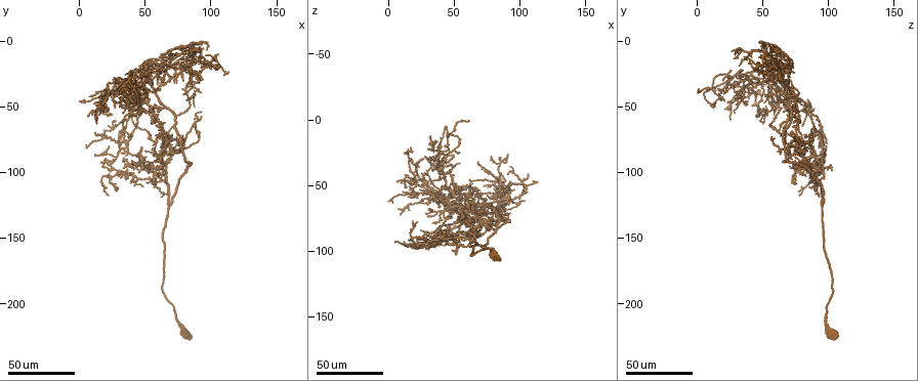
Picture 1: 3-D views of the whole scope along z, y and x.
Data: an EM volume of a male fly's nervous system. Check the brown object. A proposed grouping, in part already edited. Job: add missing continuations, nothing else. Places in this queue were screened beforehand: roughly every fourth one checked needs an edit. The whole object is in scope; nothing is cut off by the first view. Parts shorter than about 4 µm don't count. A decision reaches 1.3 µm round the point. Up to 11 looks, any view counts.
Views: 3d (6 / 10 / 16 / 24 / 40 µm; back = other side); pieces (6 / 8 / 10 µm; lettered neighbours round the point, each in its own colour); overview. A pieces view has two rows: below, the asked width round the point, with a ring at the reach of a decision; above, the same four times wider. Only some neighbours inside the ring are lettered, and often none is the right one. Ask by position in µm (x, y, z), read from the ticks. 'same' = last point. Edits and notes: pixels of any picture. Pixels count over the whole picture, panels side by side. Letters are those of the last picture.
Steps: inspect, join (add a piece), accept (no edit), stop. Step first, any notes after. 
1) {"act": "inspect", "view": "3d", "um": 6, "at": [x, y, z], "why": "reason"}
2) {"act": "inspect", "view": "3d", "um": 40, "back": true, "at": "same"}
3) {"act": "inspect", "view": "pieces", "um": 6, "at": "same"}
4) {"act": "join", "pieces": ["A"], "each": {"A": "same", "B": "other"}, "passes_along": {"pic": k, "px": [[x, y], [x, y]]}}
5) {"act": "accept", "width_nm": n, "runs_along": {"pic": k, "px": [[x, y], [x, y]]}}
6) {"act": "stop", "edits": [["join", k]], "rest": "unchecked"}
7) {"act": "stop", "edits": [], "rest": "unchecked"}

{"act": "inspect", "view": "3d", "um": 40, "at": [92, 12, 48]}

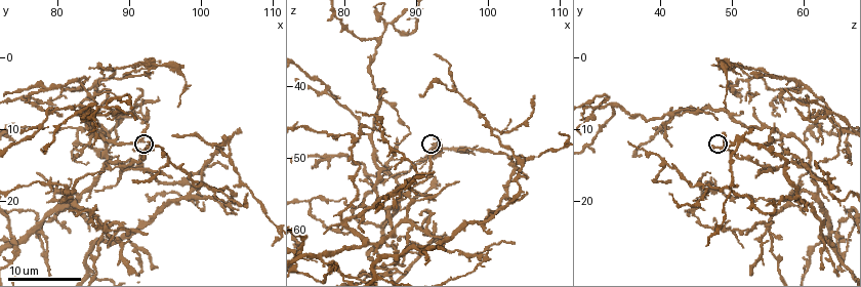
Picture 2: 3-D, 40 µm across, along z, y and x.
{"act": "inspect", "view": "pieces", "um": 10, "at": [92.5, 12.5, 47.0]}

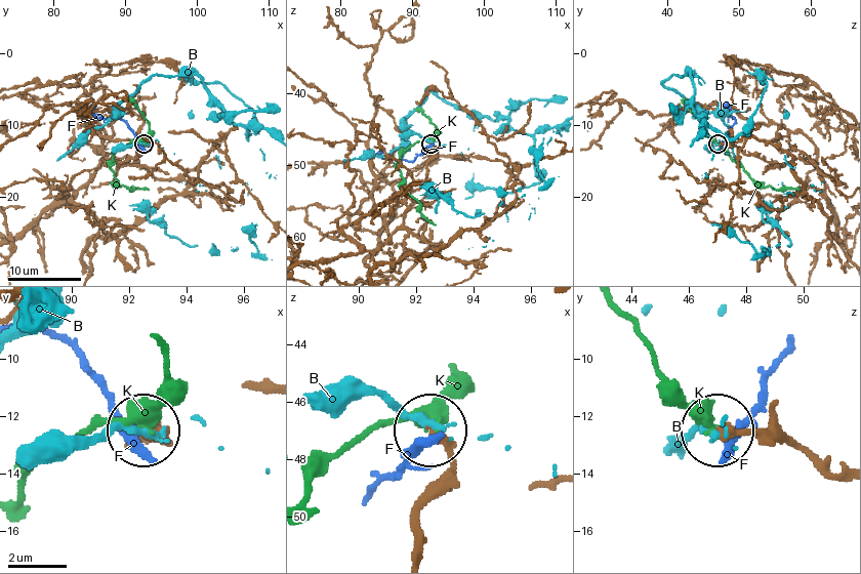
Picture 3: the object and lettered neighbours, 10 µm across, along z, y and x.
{"act": "accept", "each": {"B": "other", "F": "other", "K": "other"}, "runs_along": {"pic": 3, "px": [[837, 473], [786, 444], [723, 432]]}, "found": "none of them fits"}

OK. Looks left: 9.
{"act": "inspect", "view": "3d", "um": 24, "at": [92, 30, 52], "why": "branch stops here"}

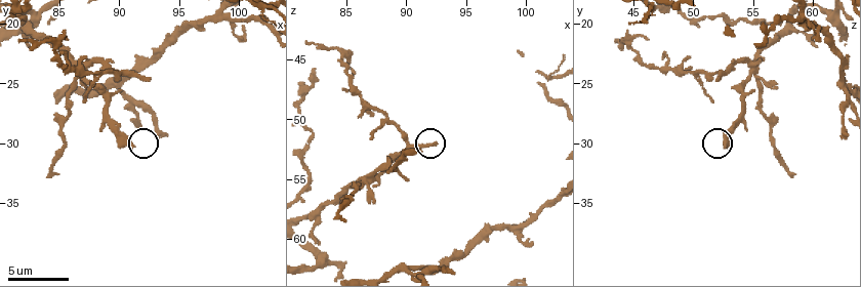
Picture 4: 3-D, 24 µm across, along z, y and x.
{"act": "inspect", "view": "pieces", "um": 6, "at": [91.0, 30.2, 52.8]}

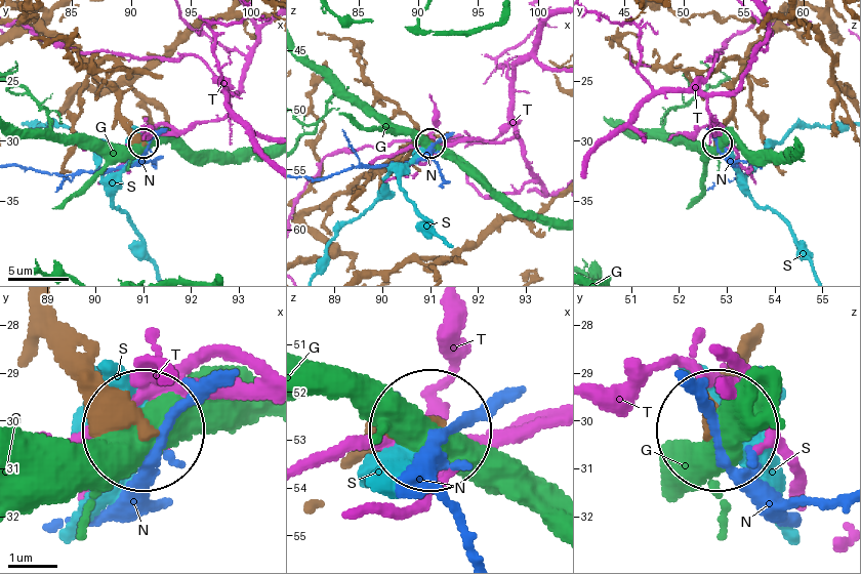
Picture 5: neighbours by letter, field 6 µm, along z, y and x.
{"act": "accept", "each": {"G": "other", "N": "other", "S": "other", "T": "other"}, "runs_along": {"pic": 5, "px": [[45, 308], [57, 344], [139, 426]]}, "found": "no lettered piece goes on from it"}

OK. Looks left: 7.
{"act": "inspect", "view": "3d", "um": 10, "at": [92.5, 12.0, 36.0], "why": "free end"}

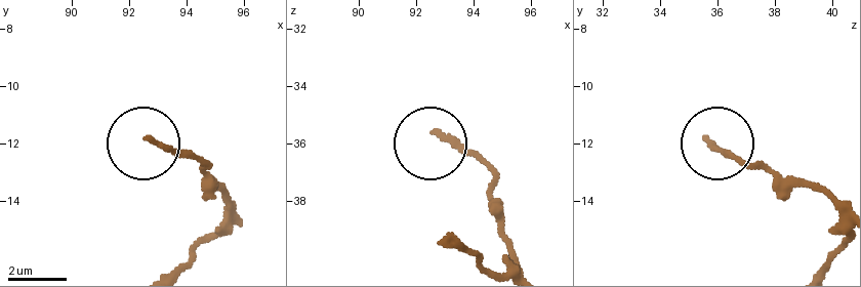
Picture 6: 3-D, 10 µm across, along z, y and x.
{"act": "inspect", "view": "pieces", "um": 8, "at": [92.7, 11.9, 35.6]}

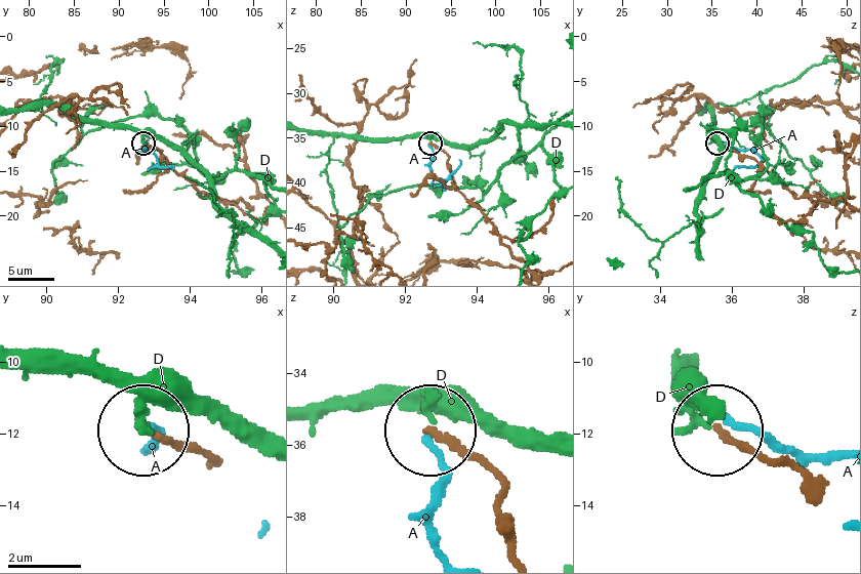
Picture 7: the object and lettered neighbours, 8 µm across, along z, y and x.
{"act": "accept", "each": {"A": "other", "D": "other"}, "runs_along": {"pic": 7, "px": [[517, 548], [495, 476], [437, 433]]}, "found": "no lettered piece goes on from it"}

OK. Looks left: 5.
{"act": "inspect", "view": "pieces", "um": 10, "at": [94.0, 5.5, 60.5]}

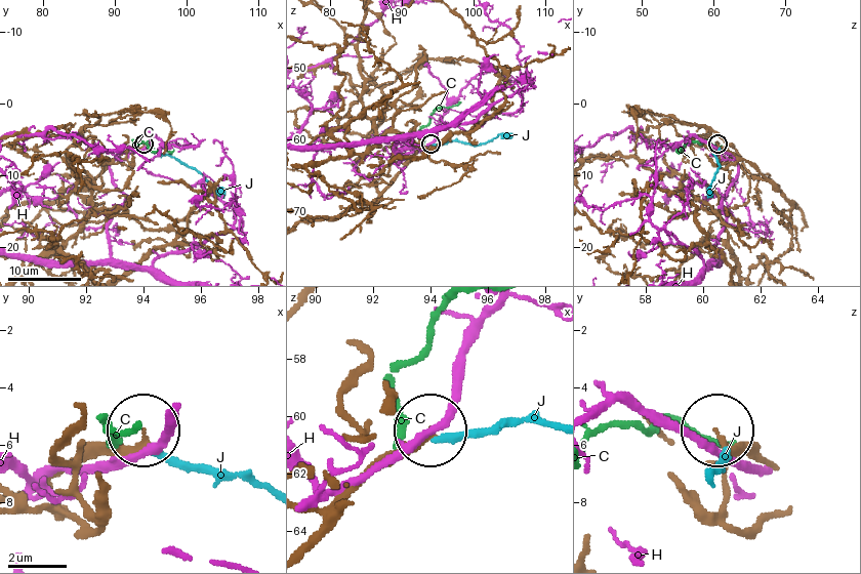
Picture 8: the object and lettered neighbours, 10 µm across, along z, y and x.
{"act": "accept", "each": {"C": "other", "H": "other", "J": "other"}, "runs_along": {"pic": 8, "px": [[771, 468], [718, 428]]}, "found": "no lettered piece goes on from it"}

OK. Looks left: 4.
{"act": "inspect", "view": "3d", "um": 24, "at": [10, 48, 54], "why": "an open end"}

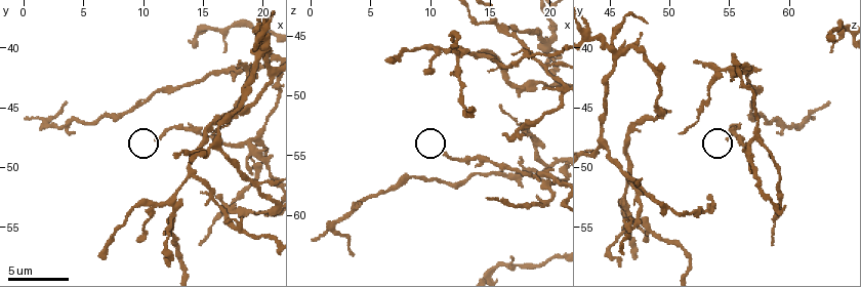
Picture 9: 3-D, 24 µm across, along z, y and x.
{"act": "inspect", "view": "pieces", "um": 8, "at": [11.0, 47.8, 54.8], "why": "see the neighbours"}

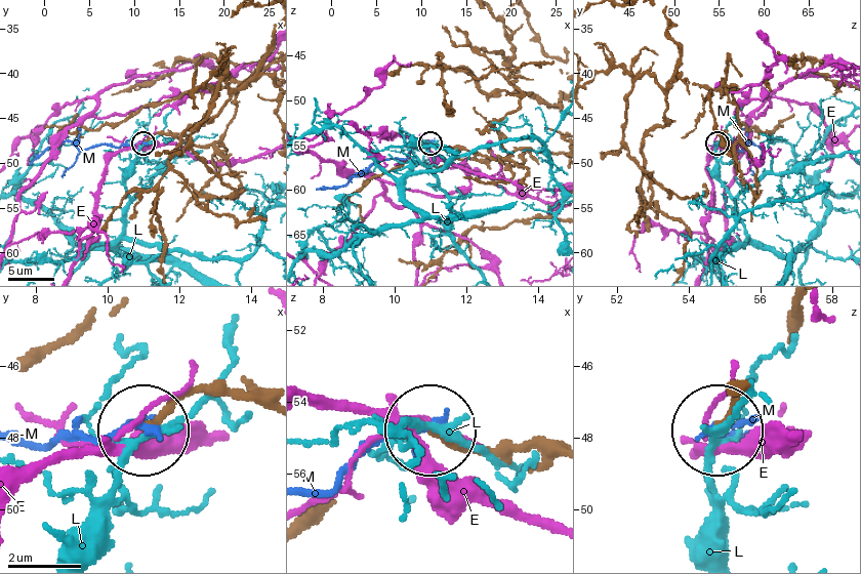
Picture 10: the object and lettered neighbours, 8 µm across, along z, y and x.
{"act": "accept", "width_nm": 170, "each": {"E": "other", "L": "other", "M": "other"}, "found": "no lettered piece goes on from it"}

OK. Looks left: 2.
{"act": "stop", "edits": [], "rest": "unchecked"}

